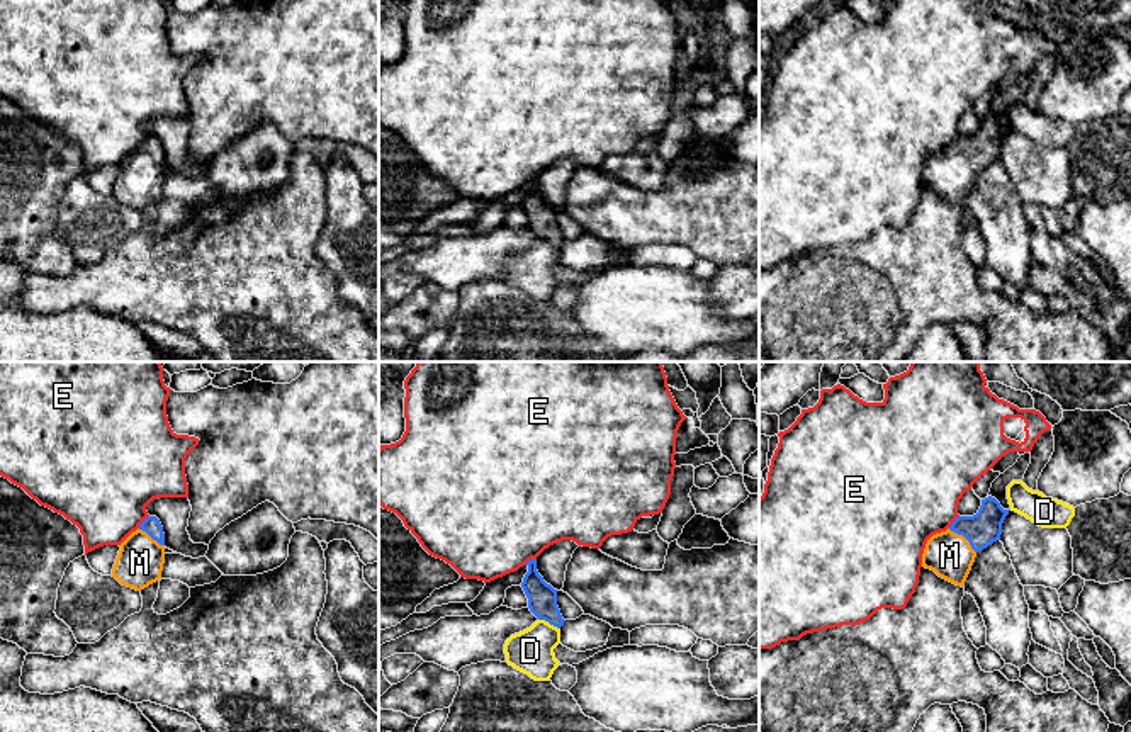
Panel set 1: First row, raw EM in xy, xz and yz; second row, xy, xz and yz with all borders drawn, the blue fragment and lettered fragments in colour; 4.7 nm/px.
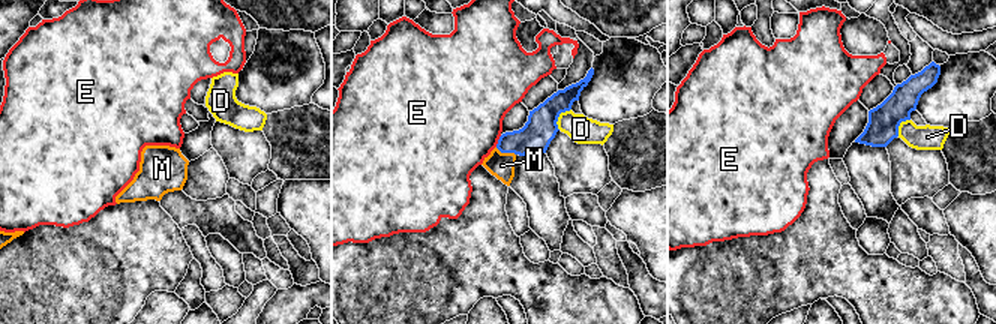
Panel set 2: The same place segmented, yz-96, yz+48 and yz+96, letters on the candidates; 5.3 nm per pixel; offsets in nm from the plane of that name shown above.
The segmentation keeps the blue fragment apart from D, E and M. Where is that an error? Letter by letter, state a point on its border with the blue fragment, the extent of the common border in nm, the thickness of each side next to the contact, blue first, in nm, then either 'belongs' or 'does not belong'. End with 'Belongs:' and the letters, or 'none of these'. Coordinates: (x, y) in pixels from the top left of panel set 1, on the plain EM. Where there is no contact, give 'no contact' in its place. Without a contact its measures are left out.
D: meets blue in xz at (549, 242); contact 120 nm long; 140 nm thick on the blue side, 200 nm on the other; does not belong
E: meets blue in xy at (143, 141); contact 80 nm long; 90 nm thick on the blue side, 440 nm on the other; does not belong
M: meets blue in yz at (963, 155); contact 180 nm long; 160 nm thick on the blue side, 220 nm on the other; belongs
Belongs: M

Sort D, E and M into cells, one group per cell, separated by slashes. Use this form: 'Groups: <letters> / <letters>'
Groups: D / E / M

